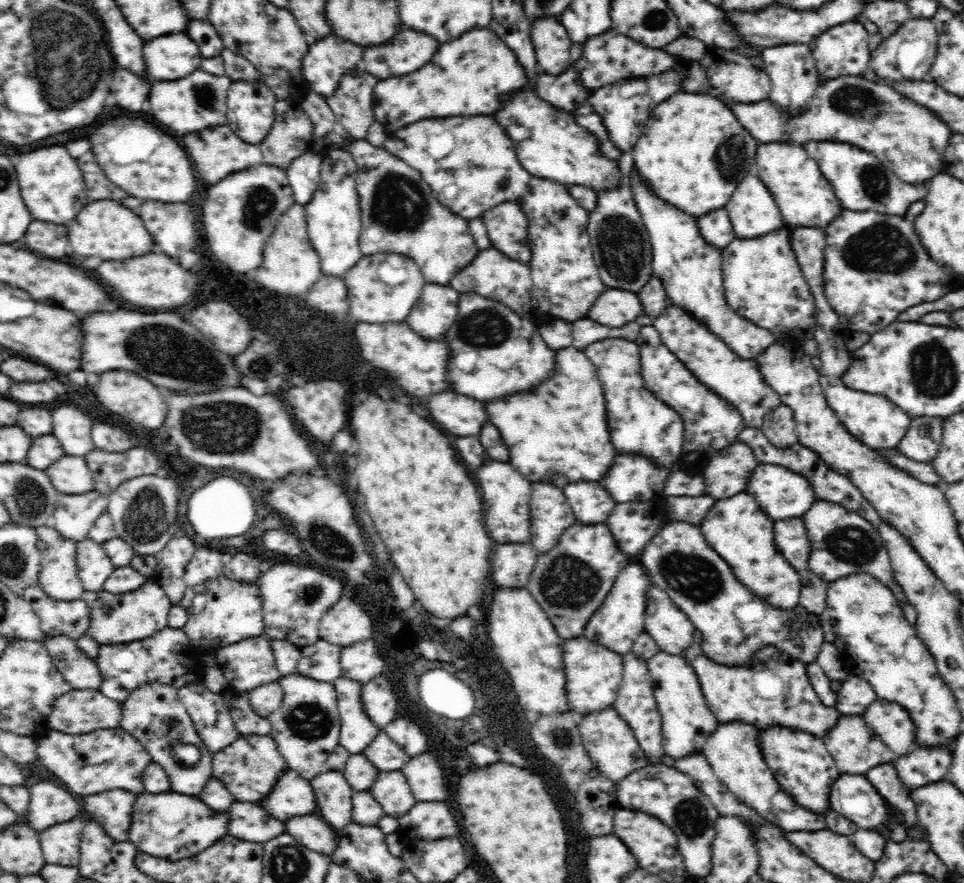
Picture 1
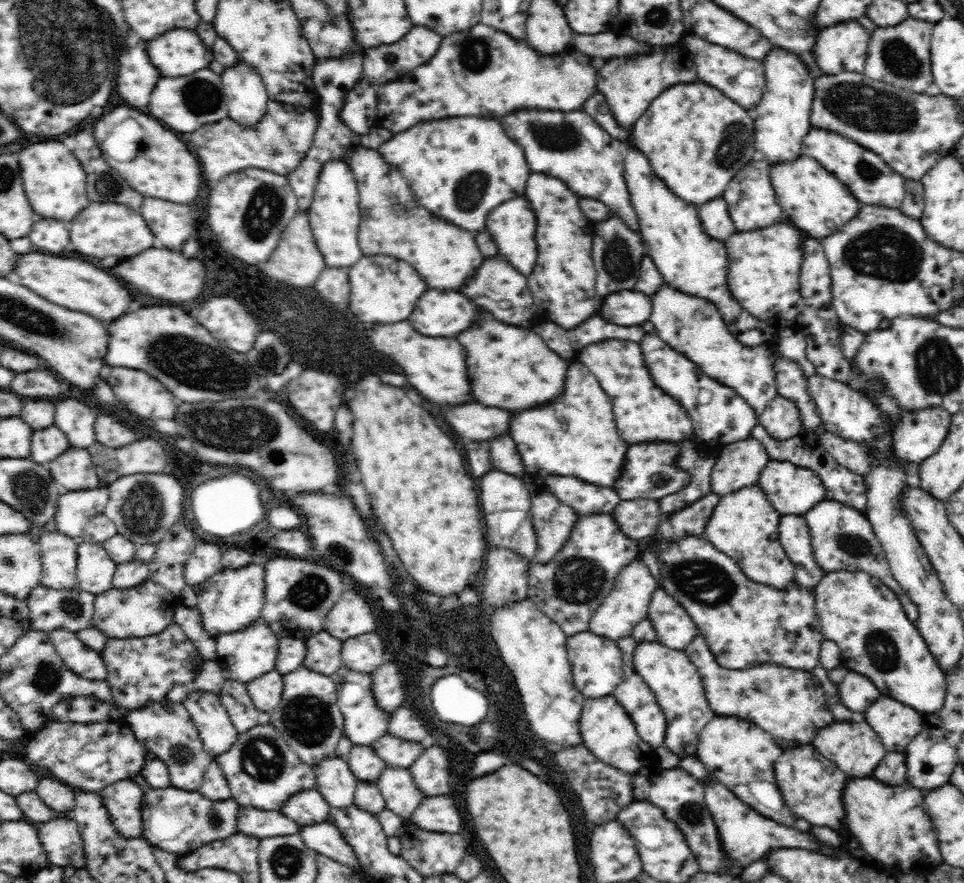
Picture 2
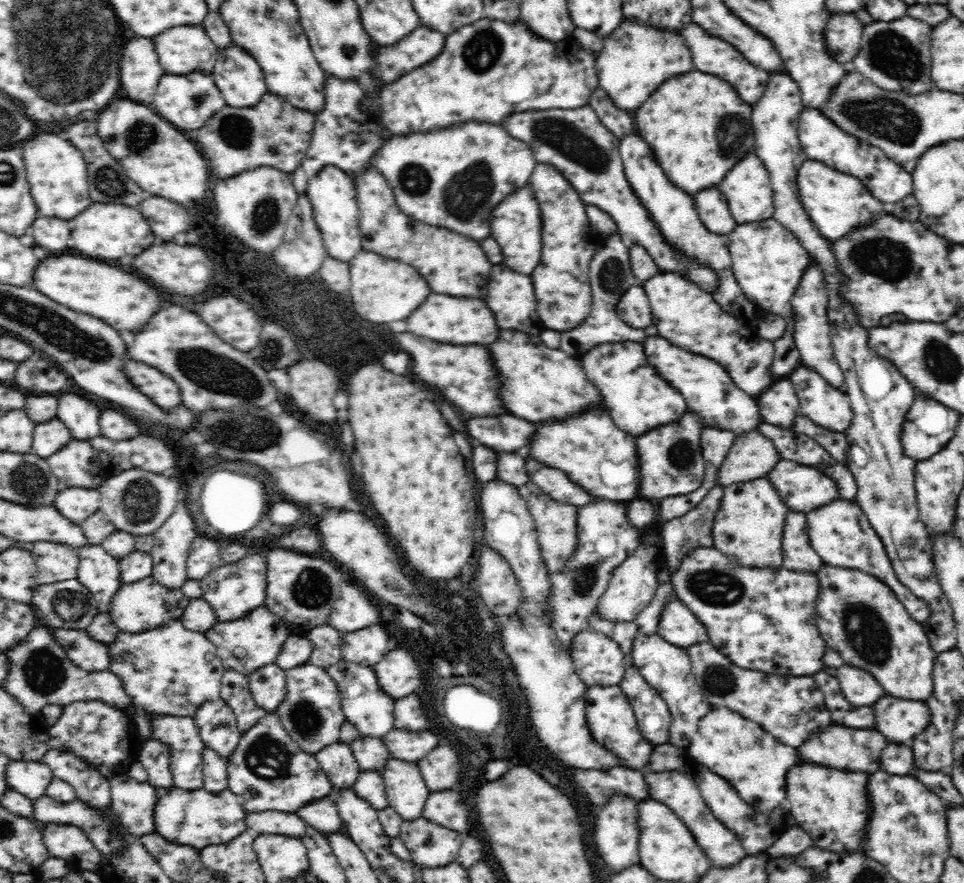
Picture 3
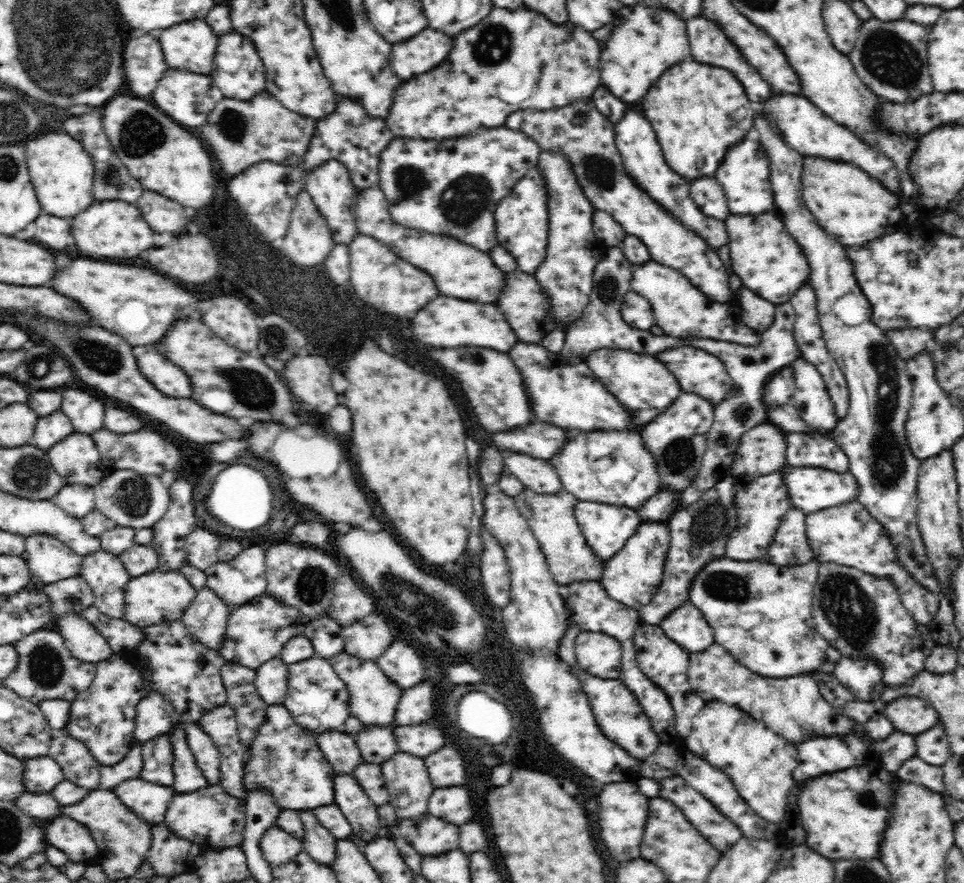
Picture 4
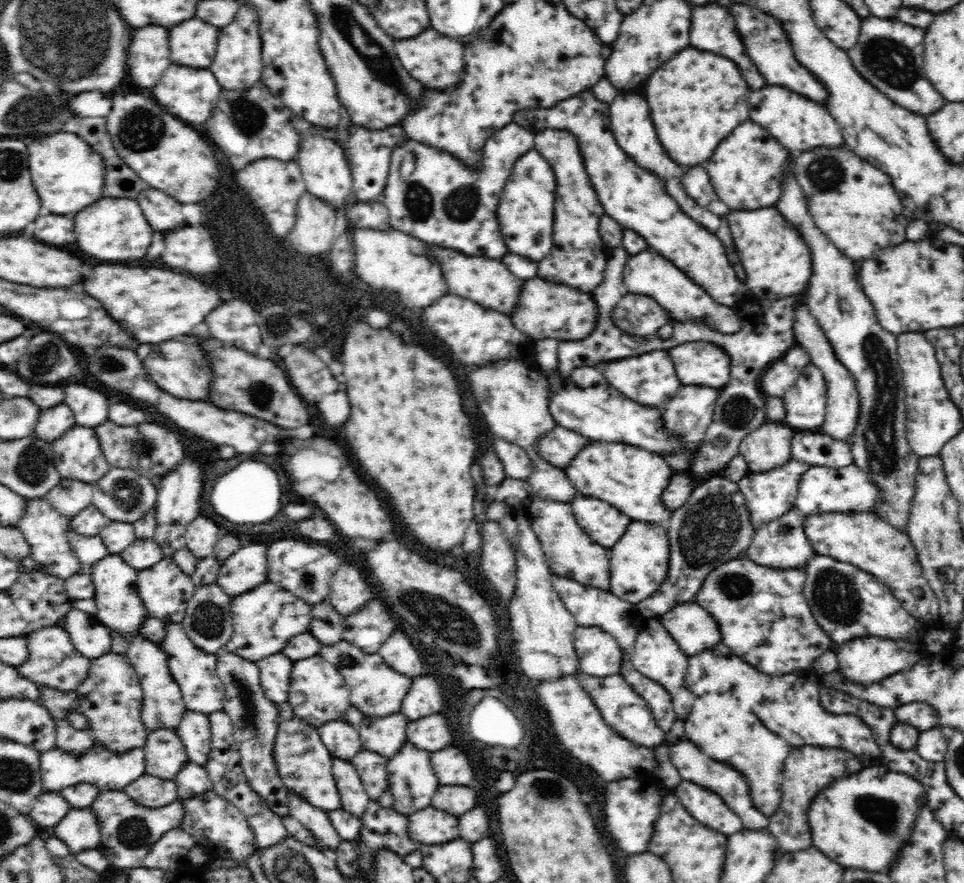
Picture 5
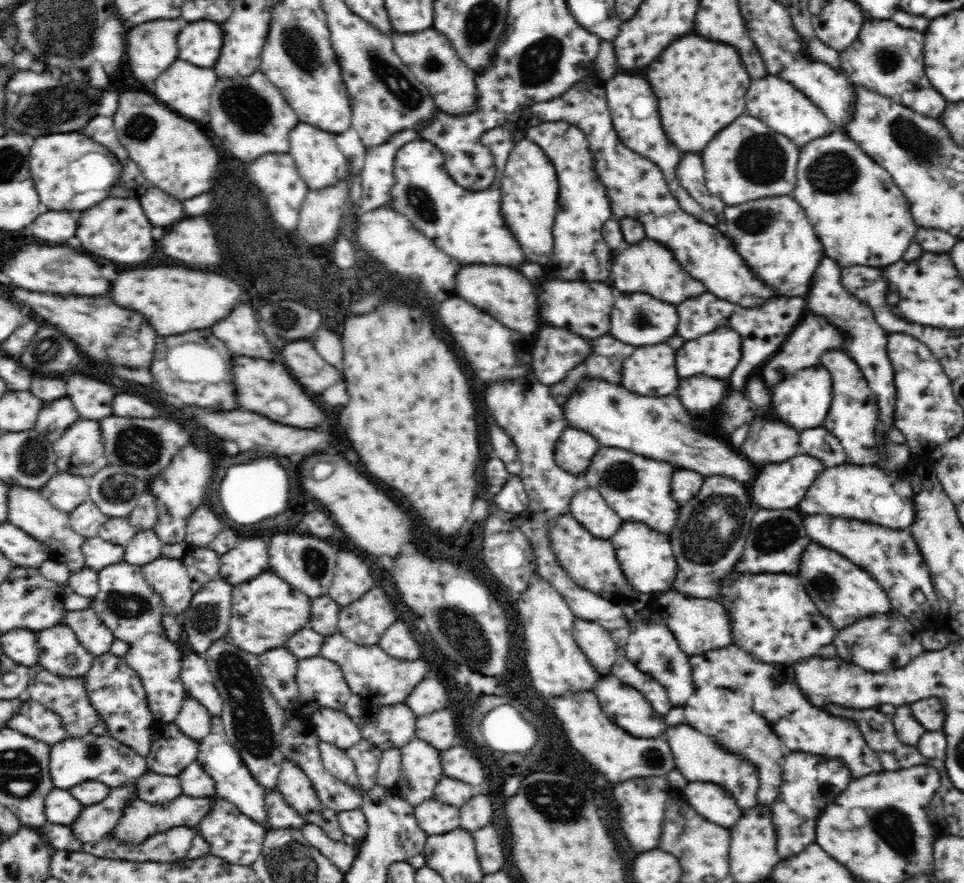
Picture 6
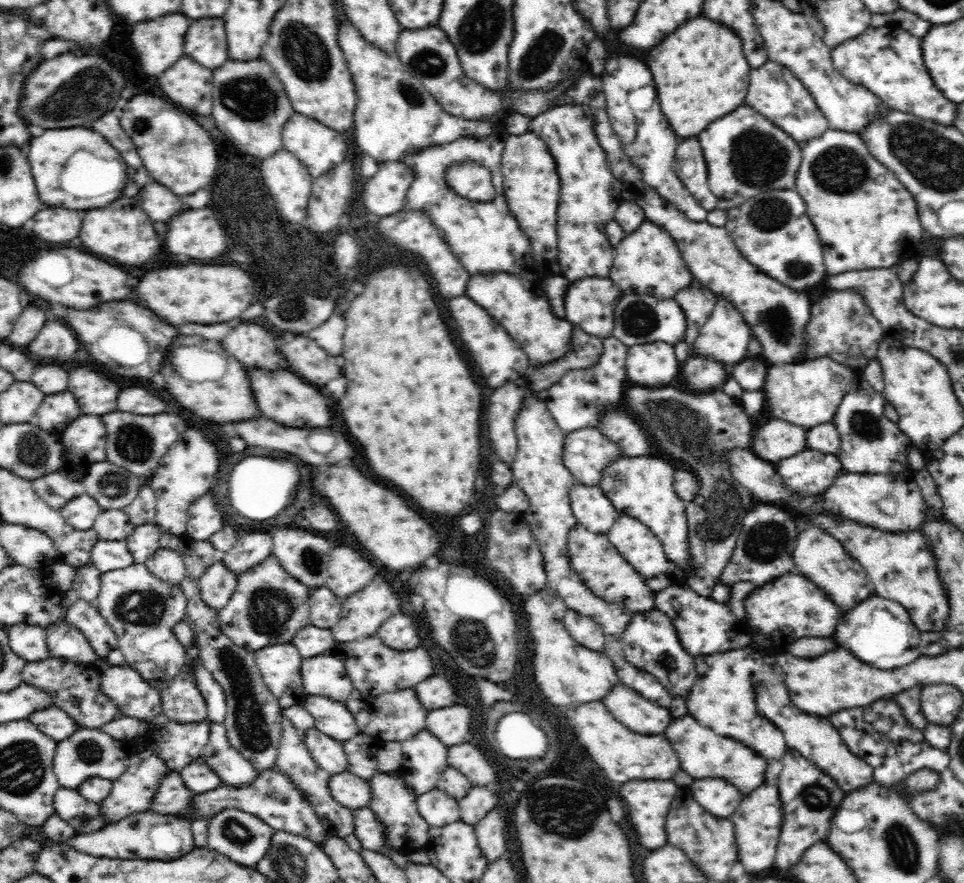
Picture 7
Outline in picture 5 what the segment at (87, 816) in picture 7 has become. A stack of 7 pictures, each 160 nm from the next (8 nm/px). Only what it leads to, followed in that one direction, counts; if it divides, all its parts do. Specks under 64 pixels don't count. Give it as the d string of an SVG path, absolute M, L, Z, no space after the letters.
M45 791L34 798L28 817L36 825L52 828L70 812L70 809L70 803L66 802L59 791Z

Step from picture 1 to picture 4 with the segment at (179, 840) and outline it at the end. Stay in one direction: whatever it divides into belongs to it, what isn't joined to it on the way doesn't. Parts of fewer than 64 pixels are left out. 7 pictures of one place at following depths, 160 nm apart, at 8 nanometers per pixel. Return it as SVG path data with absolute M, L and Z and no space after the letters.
M206 785L194 792L175 792L166 808L162 824L176 836L197 844L202 852L222 850L240 844L244 838L245 805L242 803L242 806L230 806L216 802L216 796L224 794L224 791L220 785Z

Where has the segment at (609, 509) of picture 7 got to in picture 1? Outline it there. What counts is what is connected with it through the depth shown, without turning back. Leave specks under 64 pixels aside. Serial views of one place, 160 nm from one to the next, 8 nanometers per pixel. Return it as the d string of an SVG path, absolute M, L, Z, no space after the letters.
M576 522L560 535L555 548L538 555L530 580L527 580L525 587L550 617L555 632L564 640L575 639L583 636L586 623L604 602L618 573L629 564L629 559L617 548L614 537L605 523L588 525Z

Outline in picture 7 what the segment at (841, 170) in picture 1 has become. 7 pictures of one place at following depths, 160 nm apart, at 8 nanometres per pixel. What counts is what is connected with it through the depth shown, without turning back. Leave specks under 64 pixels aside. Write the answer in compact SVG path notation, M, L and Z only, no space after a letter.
M766 62L762 68L752 70L746 104L801 145L829 129L826 117L802 81L789 68L775 62Z

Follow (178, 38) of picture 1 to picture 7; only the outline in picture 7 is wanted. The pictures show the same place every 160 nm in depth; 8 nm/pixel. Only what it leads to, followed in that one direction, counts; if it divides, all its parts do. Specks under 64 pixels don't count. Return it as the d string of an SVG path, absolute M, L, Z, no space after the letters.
M223 18L196 20L184 40L184 54L203 67L218 68L228 60L228 45Z

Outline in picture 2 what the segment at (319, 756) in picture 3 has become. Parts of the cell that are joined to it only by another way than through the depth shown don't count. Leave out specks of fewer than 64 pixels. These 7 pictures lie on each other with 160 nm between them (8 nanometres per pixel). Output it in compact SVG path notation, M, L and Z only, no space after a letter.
M330 757L314 768L314 788L322 794L332 810L342 810L353 805L358 783L346 758Z

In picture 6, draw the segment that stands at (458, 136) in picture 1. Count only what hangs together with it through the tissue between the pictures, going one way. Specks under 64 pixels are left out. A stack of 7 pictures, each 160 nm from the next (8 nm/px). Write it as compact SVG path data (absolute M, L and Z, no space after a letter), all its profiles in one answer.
M512 122L504 123L492 130L489 130L481 138L481 143L490 149L494 157L496 167L496 178L490 186L482 190L467 190L457 185L445 167L445 158L442 151L430 142L420 138L405 144L395 156L394 176L396 182L390 192L390 203L388 206L394 211L402 213L413 224L413 228L426 236L428 240L434 240L434 245L441 248L448 256L458 258L462 264L506 264L508 266L518 266L526 260L526 255L522 248L514 248L516 240L512 233L508 232L508 227L501 214L501 183L499 179L503 174L506 161L508 160L512 146L520 140L526 139L526 132L520 130Z

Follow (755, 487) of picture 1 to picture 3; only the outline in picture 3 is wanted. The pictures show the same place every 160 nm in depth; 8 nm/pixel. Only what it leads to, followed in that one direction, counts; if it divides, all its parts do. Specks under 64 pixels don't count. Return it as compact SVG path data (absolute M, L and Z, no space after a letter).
M780 460L767 476L768 480L776 486L776 490L780 492L782 502L794 510L794 512L810 512L816 508L820 508L833 500L838 499L838 487L822 470L814 468L814 466L802 466L791 460Z

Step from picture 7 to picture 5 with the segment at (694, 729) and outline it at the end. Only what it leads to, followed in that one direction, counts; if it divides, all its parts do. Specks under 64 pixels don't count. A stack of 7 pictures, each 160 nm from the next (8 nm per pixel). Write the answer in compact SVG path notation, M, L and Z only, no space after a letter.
M682 738L682 740L678 741L676 746L669 748L669 753L672 764L678 768L678 772L683 780L697 784L699 787L704 787L705 789L708 789L714 794L720 796L722 801L726 803L726 806L731 811L734 810L734 814L738 814L738 816L742 818L742 822L744 822L744 826L746 826L746 828L750 828L750 830L754 831L768 828L768 822L770 822L770 820L768 820L762 812L758 812L757 808L752 806L748 784L746 784L744 777L738 774L736 770L728 768L728 766L726 766L726 764L722 764L722 762L714 762L712 758L704 756L704 752L702 752L702 750L698 750L696 745L692 744L692 742L688 742L686 738Z

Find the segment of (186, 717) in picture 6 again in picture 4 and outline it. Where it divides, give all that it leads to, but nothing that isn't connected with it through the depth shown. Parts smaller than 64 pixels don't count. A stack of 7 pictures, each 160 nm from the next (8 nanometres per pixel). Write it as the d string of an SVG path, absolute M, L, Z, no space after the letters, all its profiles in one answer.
M186 723L186 741L194 753L196 764L200 767L208 785L219 785L221 781L220 757L218 749L210 736L196 723Z

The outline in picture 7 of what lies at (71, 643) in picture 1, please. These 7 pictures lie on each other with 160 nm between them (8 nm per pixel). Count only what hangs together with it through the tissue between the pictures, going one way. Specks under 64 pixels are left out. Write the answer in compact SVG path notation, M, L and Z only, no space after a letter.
M78 599L76 604L66 607L64 620L82 631L102 659L118 646L116 633L91 601Z

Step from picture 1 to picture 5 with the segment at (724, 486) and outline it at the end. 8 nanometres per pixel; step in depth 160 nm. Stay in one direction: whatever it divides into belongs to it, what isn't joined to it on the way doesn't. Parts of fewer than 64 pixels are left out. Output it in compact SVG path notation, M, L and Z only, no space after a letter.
M764 424L744 437L740 453L749 470L766 472L790 461L790 446L796 430L787 425Z

